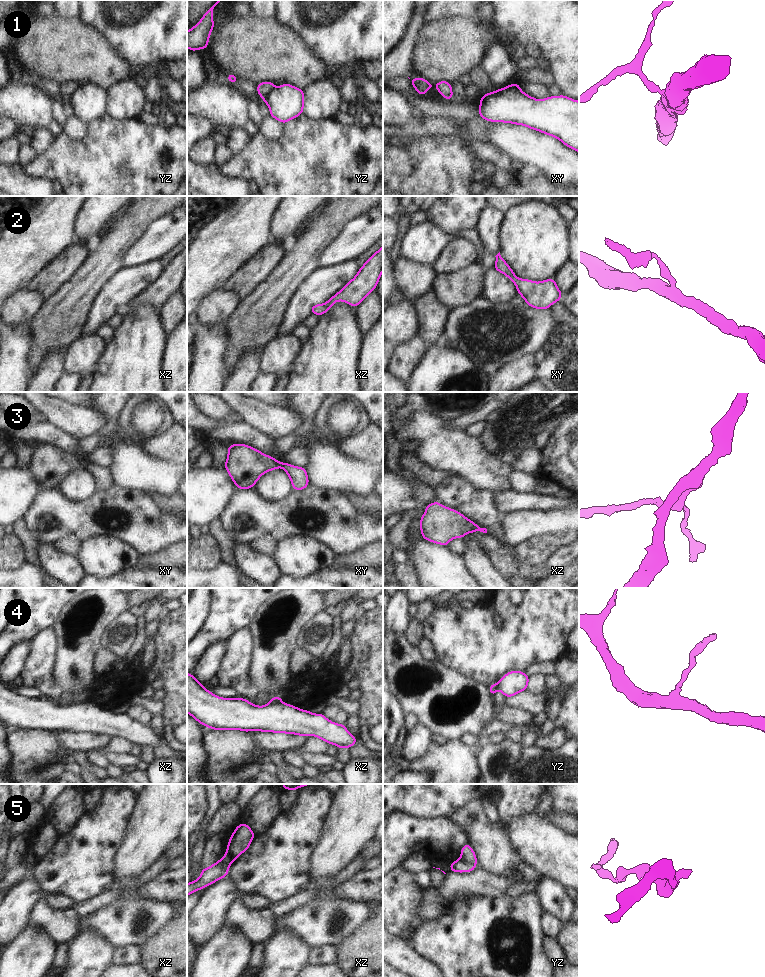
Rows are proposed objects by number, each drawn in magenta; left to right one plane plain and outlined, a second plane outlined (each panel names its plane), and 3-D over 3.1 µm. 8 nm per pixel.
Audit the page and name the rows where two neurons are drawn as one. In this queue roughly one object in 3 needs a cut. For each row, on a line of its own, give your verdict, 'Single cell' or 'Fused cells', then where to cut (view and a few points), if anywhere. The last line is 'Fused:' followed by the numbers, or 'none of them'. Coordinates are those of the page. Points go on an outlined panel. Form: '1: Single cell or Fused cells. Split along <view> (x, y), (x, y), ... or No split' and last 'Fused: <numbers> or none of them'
1: Fused cells. Split along yz (274, 87), (263, 99)
2: Single cell. No split
3: Single cell. No split
4: Fused cells. Split along xz (279, 701), (270, 703)
5: Fused cells. Split along yz (459, 859), (475, 864)
Fused: 1, 4, 5.

